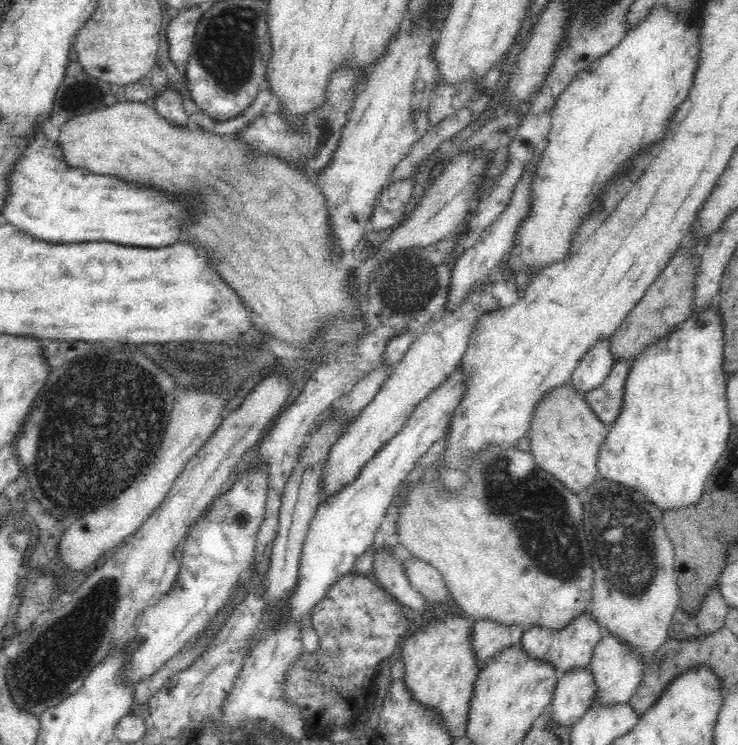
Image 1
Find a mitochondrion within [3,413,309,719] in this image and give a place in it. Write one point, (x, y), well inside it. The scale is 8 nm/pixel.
(56, 660)

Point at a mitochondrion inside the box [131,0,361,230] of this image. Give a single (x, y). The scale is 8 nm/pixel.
(229, 48)

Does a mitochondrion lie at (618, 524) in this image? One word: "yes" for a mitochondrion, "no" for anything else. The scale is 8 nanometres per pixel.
yes

